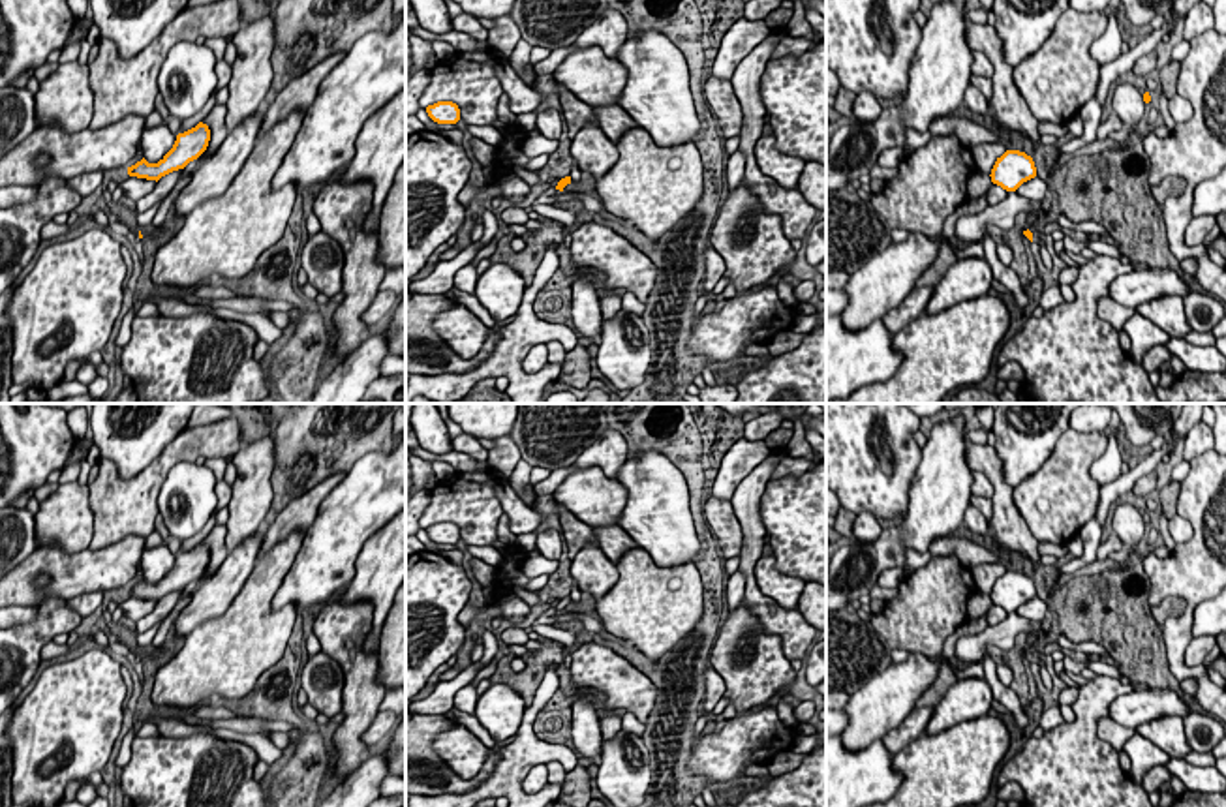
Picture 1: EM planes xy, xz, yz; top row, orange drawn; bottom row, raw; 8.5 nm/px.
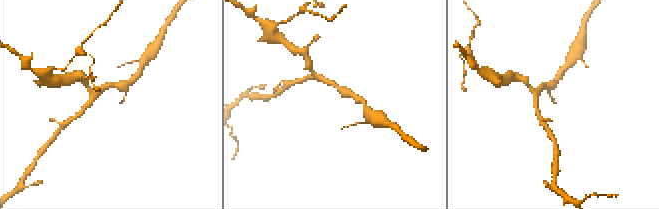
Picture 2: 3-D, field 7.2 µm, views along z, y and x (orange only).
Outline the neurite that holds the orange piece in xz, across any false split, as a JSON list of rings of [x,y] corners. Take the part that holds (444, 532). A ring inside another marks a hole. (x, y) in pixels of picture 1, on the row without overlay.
[[[437,522],[428,525],[426,533],[437,544],[456,544],[460,541],[460,529],[452,522]]]

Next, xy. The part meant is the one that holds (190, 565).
[[[199,542],[195,548],[178,554],[173,569],[158,584],[148,584],[143,578],[128,587],[128,595],[158,602],[161,597],[184,589],[190,582],[197,580],[207,571],[208,561],[210,550]]]

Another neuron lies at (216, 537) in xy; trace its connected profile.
[[[216,524],[203,539],[203,544],[210,550],[210,561],[207,571],[197,578],[199,584],[205,584],[222,567],[229,554],[225,548],[225,525]]]

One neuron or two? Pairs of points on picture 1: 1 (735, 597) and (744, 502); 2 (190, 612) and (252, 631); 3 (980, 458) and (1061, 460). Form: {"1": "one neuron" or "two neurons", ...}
{"1": "two neurons", "2": "two neurons", "3": "two neurons"}

